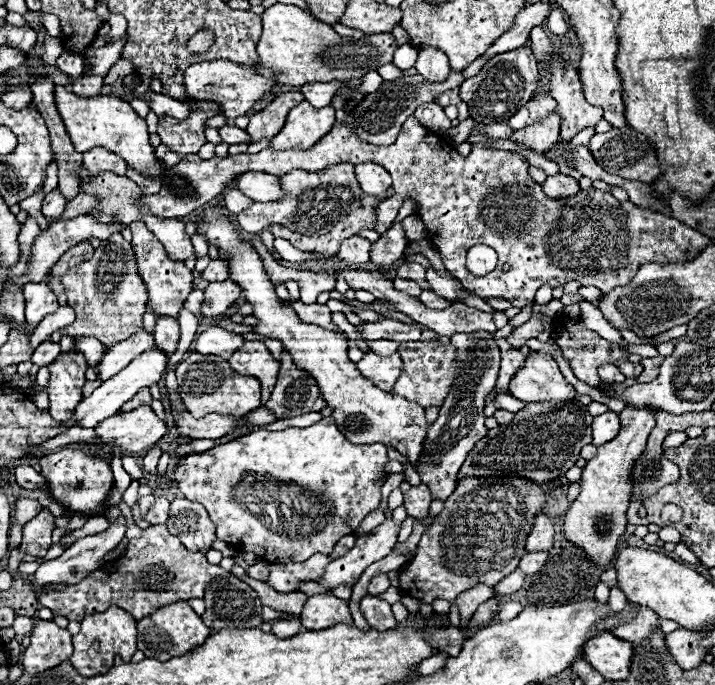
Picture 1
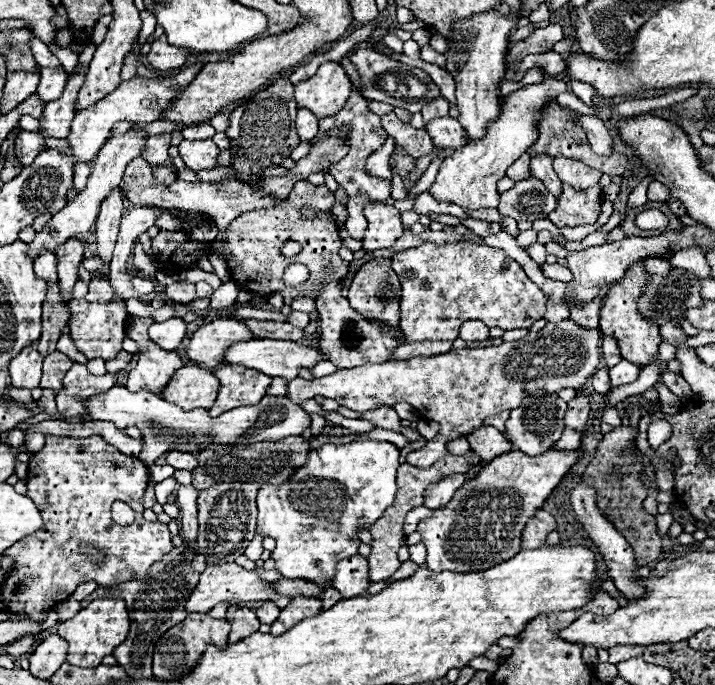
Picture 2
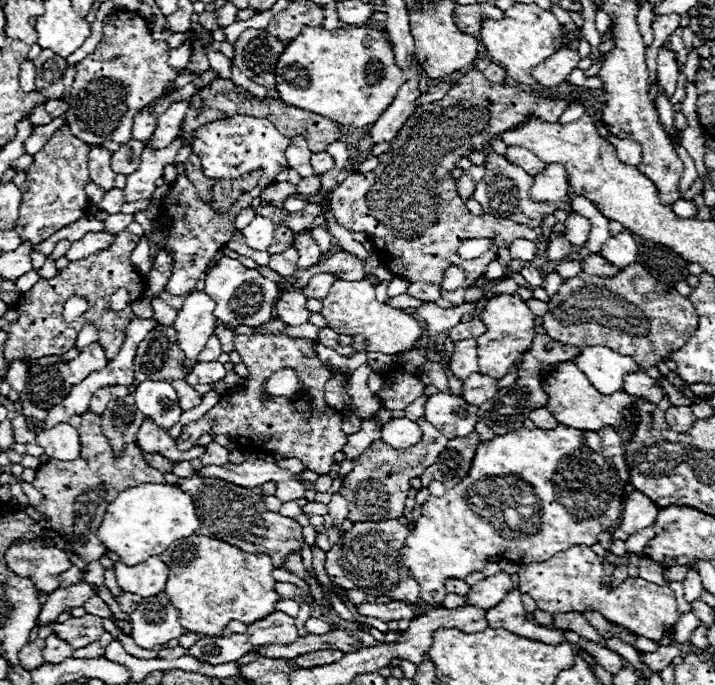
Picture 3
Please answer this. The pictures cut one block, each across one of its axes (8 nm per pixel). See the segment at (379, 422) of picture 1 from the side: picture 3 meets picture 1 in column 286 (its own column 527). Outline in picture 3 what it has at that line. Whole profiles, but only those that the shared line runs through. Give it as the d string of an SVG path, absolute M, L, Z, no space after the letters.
M500 294L486 302L486 308L482 310L480 318L486 324L486 332L478 336L478 362L480 362L480 374L492 376L496 380L504 378L508 370L518 362L518 358L528 352L534 338L534 314L526 306L526 302L518 294Z

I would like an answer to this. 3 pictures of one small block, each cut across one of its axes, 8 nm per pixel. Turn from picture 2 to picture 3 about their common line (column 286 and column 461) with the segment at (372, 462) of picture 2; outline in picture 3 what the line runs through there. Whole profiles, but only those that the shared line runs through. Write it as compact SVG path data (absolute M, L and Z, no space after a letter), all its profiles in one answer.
M558 424L552 430L518 428L510 434L494 436L478 444L470 472L456 488L446 490L444 496L426 498L422 516L414 520L414 526L408 526L408 540L400 550L402 562L420 584L422 602L440 606L446 596L444 582L448 578L464 580L470 572L484 570L492 556L500 560L540 562L572 546L598 544L598 534L610 530L620 518L628 478L624 444L612 428L584 432Z

